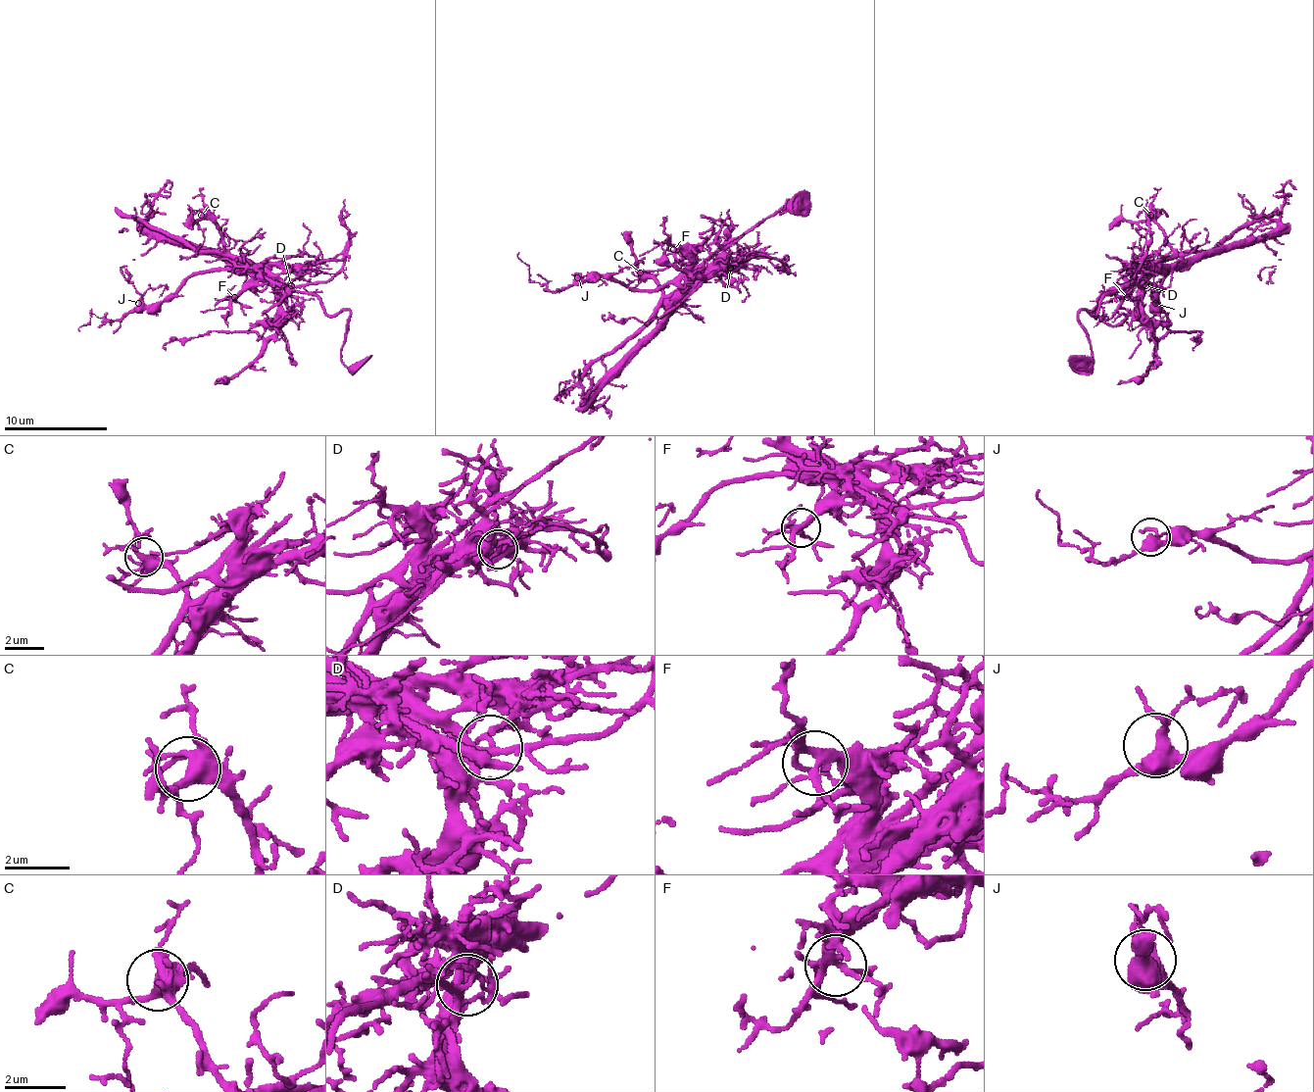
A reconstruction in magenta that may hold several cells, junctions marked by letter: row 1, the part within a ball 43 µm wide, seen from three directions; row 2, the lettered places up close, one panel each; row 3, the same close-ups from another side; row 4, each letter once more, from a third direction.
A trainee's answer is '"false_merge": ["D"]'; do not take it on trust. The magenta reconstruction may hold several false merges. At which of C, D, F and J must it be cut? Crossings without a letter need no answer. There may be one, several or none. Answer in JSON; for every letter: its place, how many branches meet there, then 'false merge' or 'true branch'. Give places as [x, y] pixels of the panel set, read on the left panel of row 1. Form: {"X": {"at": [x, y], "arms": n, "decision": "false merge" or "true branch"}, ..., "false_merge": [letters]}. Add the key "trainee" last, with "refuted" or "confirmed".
{"C": {"at": [201, 215], "arms": 6, "decision": "true branch"}, "D": {"at": [291, 285], "arms": 5, "decision": "false merge"}, "F": {"at": [234, 297], "arms": 6, "decision": "true branch"}, "J": {"at": [138, 303], "arms": 4, "decision": "true branch"}, "false_merge": ["D"], "trainee": "confirmed"}

